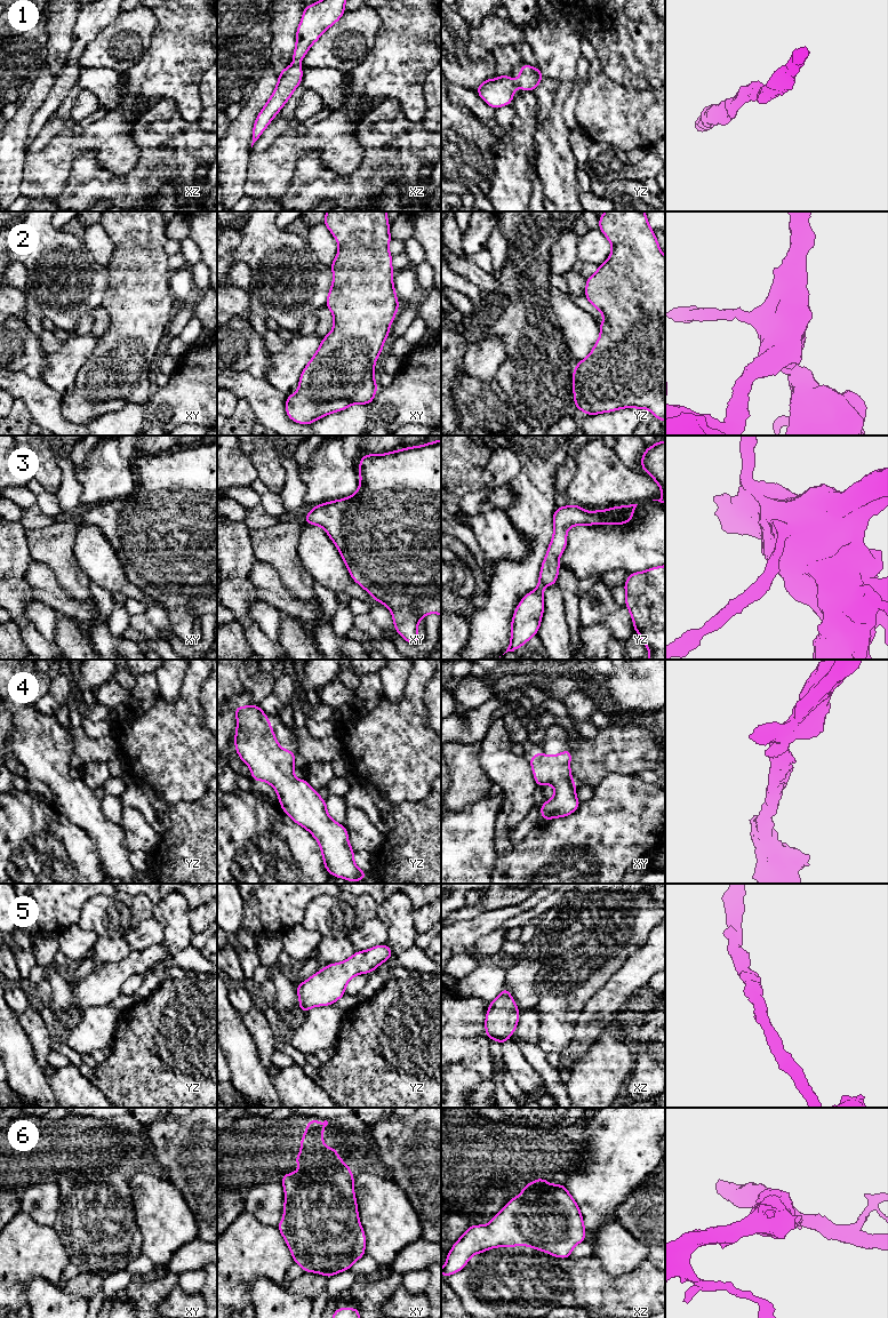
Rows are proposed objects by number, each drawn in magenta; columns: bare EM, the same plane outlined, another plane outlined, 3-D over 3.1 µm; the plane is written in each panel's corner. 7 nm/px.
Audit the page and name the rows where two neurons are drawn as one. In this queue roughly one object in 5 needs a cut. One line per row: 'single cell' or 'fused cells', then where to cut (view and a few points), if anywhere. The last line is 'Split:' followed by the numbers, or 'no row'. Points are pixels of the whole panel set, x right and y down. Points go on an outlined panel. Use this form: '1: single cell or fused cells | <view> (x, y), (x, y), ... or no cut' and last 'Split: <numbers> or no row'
1: single cell | no cut
2: single cell | no cut
3: single cell | no cut
4: single cell | no cut
5: single cell | no cut
6: single cell | no cut
Split: no row

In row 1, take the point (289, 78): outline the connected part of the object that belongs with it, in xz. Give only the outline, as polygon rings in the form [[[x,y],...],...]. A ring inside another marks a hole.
[[[320,0],[304,8],[296,31],[296,46],[293,54],[295,63],[279,72],[279,80],[273,94],[257,114],[254,123],[251,147],[291,97],[297,86],[302,83],[303,69],[299,62],[306,56],[310,47],[320,39],[323,32],[342,18],[345,11],[345,1]]]

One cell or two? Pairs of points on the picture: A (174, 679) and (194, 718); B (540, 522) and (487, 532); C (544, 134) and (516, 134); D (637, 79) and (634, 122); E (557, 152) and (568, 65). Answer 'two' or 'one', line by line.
A: two
B: two
C: two
D: two
E: one

